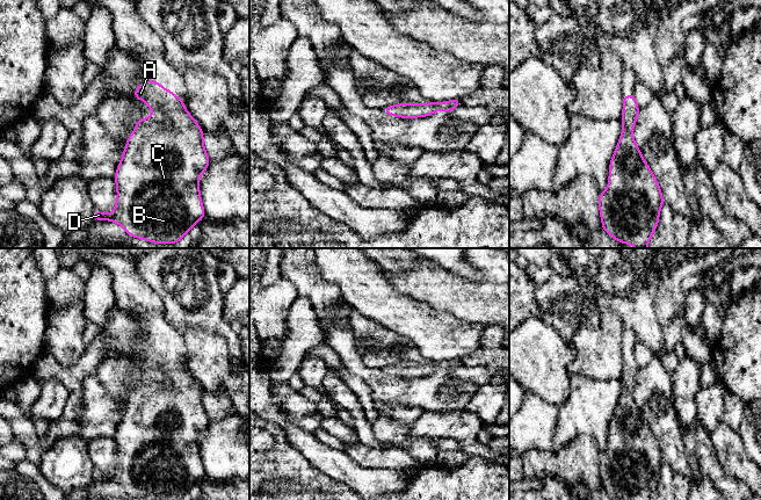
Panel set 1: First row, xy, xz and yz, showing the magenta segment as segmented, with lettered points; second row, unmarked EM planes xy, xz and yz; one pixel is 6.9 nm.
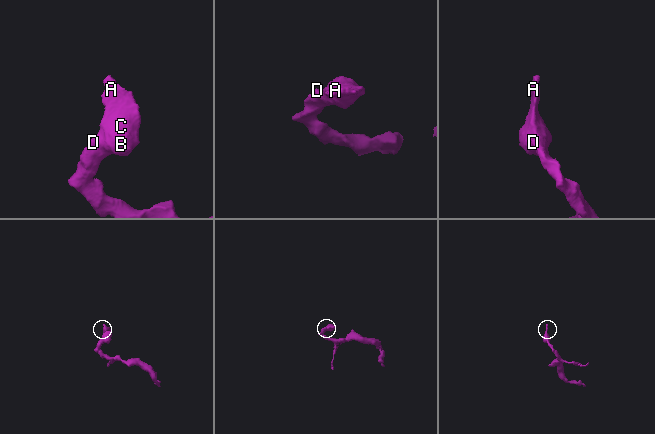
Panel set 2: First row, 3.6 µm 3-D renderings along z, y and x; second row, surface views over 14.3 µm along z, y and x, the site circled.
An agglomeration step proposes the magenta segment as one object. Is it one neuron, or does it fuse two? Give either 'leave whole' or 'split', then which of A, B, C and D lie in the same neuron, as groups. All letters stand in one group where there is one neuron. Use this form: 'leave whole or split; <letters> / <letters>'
leave whole; A B C D

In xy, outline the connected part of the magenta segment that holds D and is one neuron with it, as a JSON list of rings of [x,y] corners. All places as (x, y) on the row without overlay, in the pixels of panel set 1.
[[[147,332],[146,335],[146,341],[135,349],[133,355],[136,360],[144,360],[153,375],[146,379],[138,378],[136,391],[128,397],[124,413],[114,436],[117,447],[115,470],[111,473],[94,470],[93,479],[117,483],[133,498],[181,500],[195,484],[206,477],[201,459],[198,437],[206,430],[210,420],[203,406],[203,390],[184,369],[183,360],[164,348],[158,341],[151,341]]]

